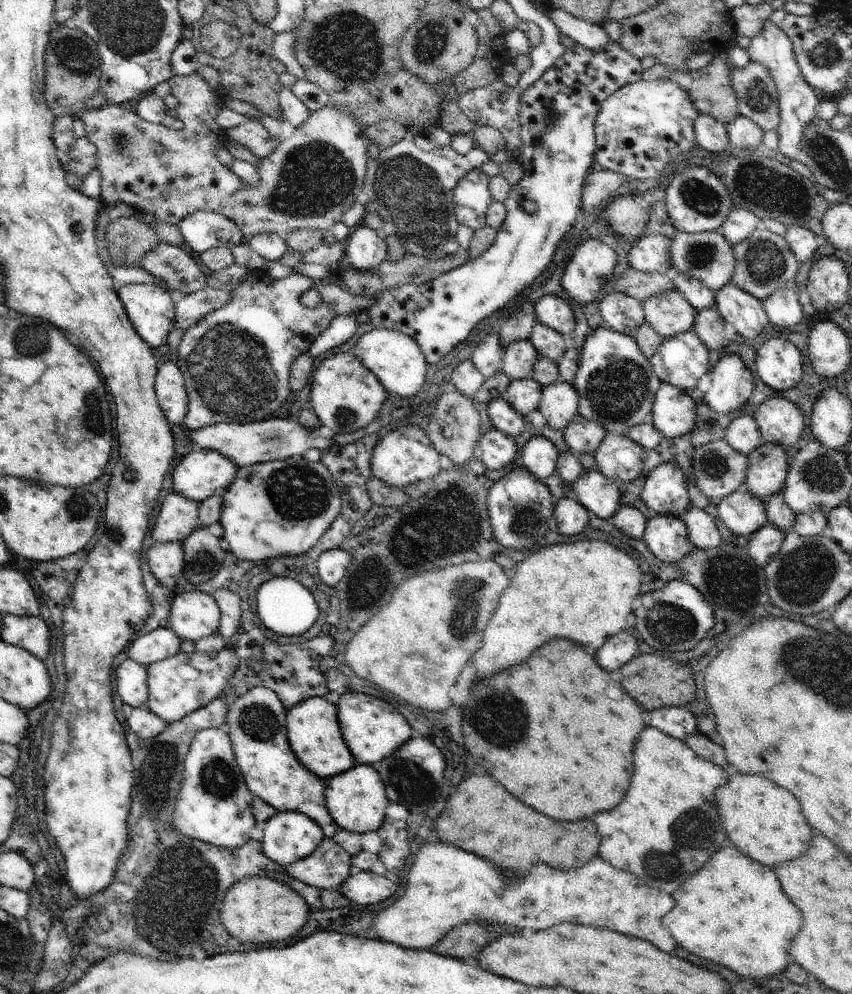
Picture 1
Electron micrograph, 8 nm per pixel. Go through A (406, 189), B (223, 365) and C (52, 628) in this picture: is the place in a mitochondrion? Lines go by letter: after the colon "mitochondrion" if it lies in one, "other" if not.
A: mitochondrion
B: mitochondrion
C: other

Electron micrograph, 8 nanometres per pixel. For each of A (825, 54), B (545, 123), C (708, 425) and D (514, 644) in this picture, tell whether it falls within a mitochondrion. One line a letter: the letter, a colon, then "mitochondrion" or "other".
A: mitochondrion
B: mitochondrion
C: mitochondrion
D: other

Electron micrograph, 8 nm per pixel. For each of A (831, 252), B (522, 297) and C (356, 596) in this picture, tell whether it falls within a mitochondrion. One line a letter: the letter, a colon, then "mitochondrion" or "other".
A: other
B: other
C: mitochondrion

